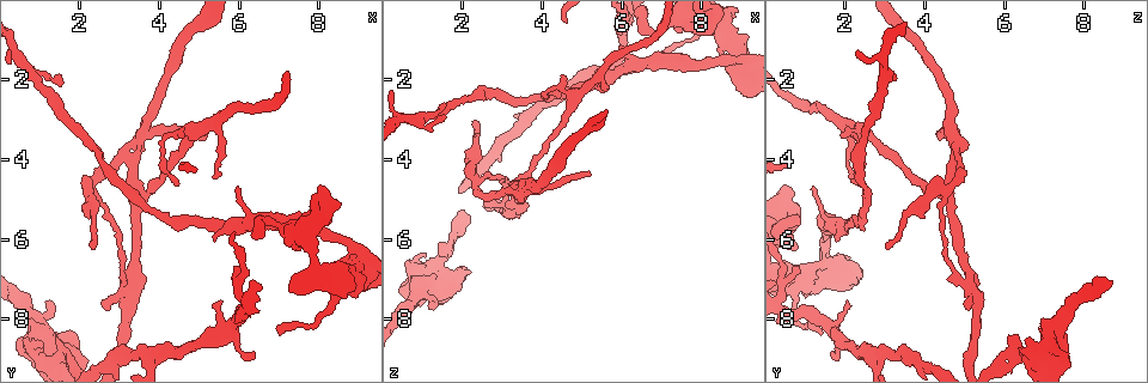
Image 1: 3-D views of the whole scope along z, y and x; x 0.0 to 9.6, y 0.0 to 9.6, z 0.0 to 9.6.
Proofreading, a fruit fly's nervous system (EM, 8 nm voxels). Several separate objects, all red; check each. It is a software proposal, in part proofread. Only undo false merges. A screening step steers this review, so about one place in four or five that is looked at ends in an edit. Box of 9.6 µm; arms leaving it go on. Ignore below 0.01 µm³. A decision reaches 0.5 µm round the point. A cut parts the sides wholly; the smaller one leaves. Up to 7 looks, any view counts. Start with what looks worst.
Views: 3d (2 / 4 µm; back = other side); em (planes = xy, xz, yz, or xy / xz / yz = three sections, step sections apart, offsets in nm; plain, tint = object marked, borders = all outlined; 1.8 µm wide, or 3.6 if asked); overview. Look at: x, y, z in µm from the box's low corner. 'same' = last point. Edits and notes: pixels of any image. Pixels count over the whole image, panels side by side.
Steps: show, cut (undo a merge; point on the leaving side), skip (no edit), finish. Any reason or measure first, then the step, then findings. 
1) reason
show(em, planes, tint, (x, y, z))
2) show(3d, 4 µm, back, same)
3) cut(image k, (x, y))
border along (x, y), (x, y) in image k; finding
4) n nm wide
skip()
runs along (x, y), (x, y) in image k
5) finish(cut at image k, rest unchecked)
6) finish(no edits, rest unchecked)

sharp bend
show(3d, 2 µm, (3.20, 4.00, 4.70))

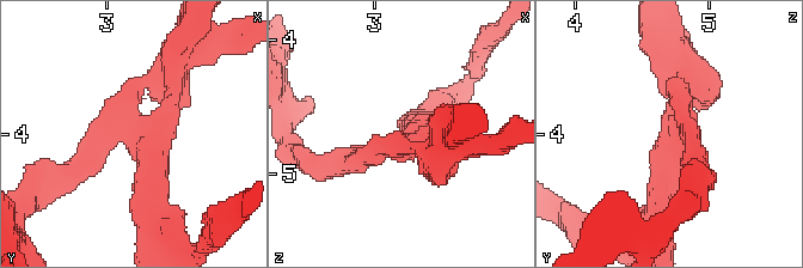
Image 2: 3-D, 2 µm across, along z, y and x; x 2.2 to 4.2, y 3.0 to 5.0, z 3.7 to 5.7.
need the tissue
show(em, planes, plain, (3.22, 4.06, 4.76))

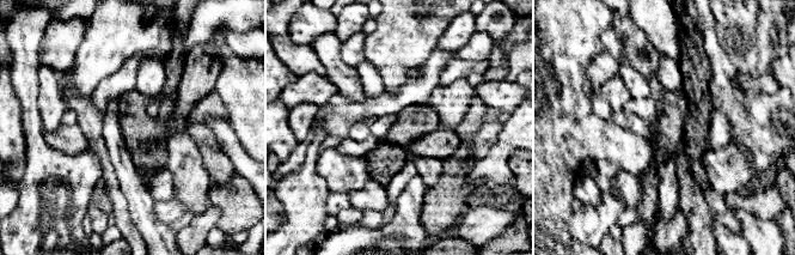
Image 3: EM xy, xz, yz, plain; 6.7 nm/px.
show(em, planes, borders, same)

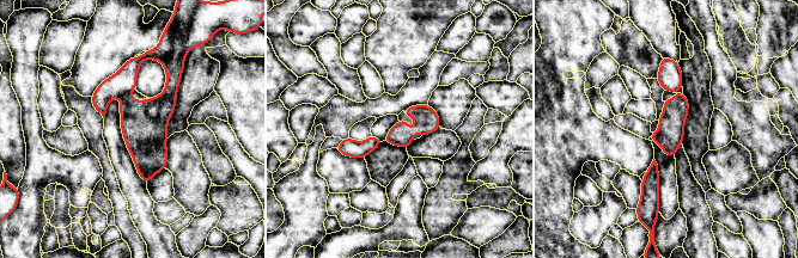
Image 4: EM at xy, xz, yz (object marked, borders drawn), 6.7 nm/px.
cut(image 4, (131, 68))
border along (169, 56), (163, 63) in image 4; two cells meet here

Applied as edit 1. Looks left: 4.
show(overview)

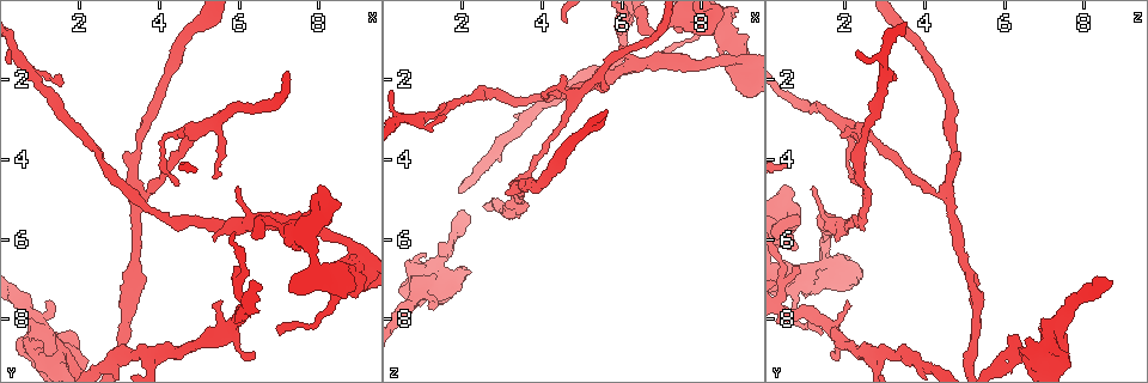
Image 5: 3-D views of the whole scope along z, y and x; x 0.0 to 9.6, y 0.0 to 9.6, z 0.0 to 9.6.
abrupt turn
show(em, 3.6 µm, xy, step 4, tint, (1.10, 9.10, 6.75))

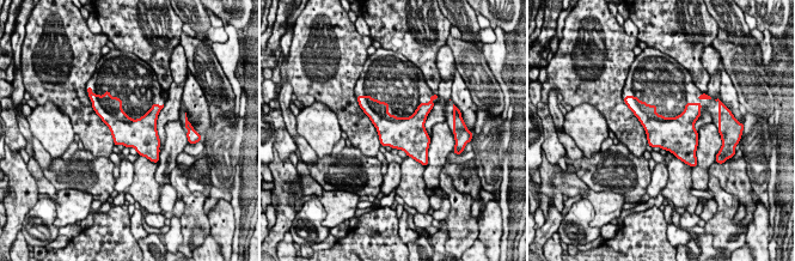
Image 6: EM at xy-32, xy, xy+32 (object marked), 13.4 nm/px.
cut it another way
show(em, 3.6 µm, planes, borders, same)

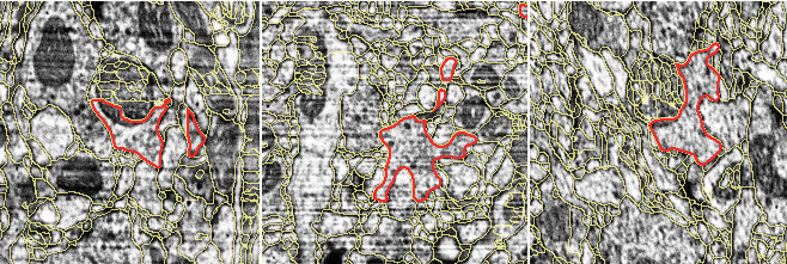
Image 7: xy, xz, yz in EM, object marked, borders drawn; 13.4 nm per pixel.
skip()
all the same cell

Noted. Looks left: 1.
a fork
show(em, planes, tint, (0.90, 1.90, 3.05))

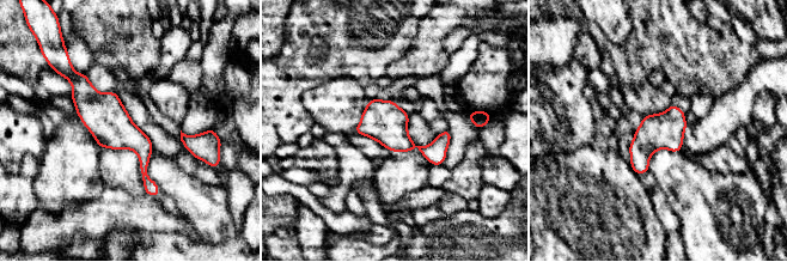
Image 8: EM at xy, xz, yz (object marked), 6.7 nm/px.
240 nm wide
skip()
runs along (73, 81), (144, 152), (144, 176), (156, 193) in image 8; continuous, no second cell

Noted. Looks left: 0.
finish(cut at image 4, rest unchecked)

